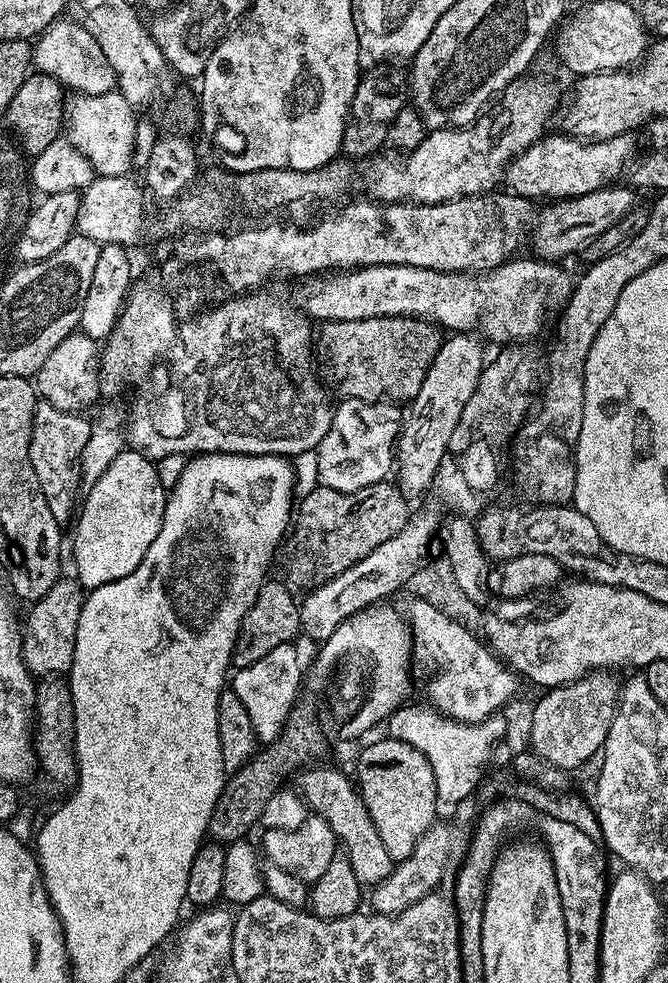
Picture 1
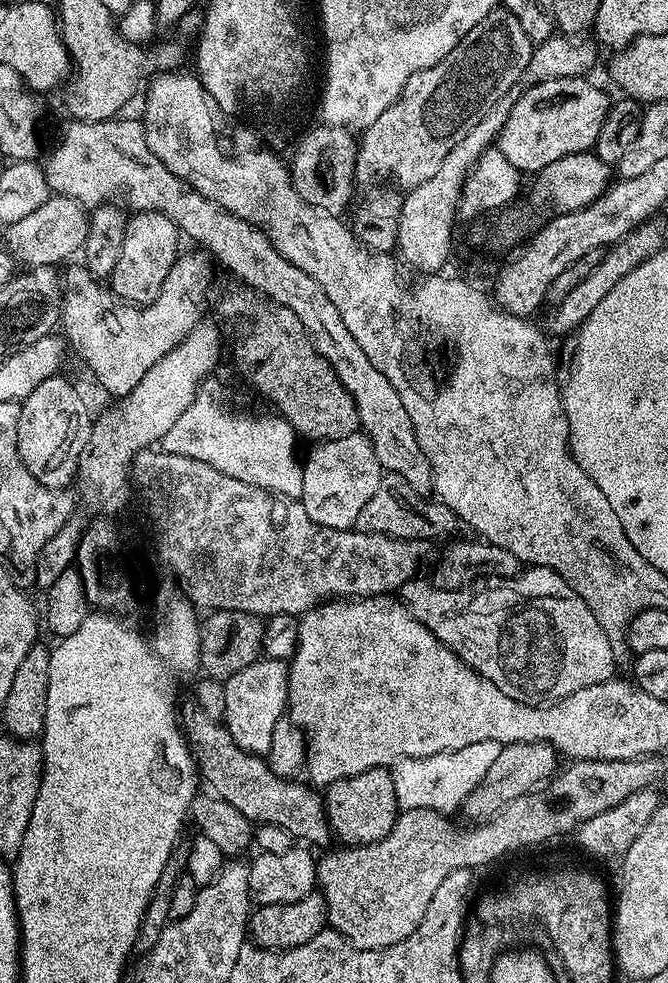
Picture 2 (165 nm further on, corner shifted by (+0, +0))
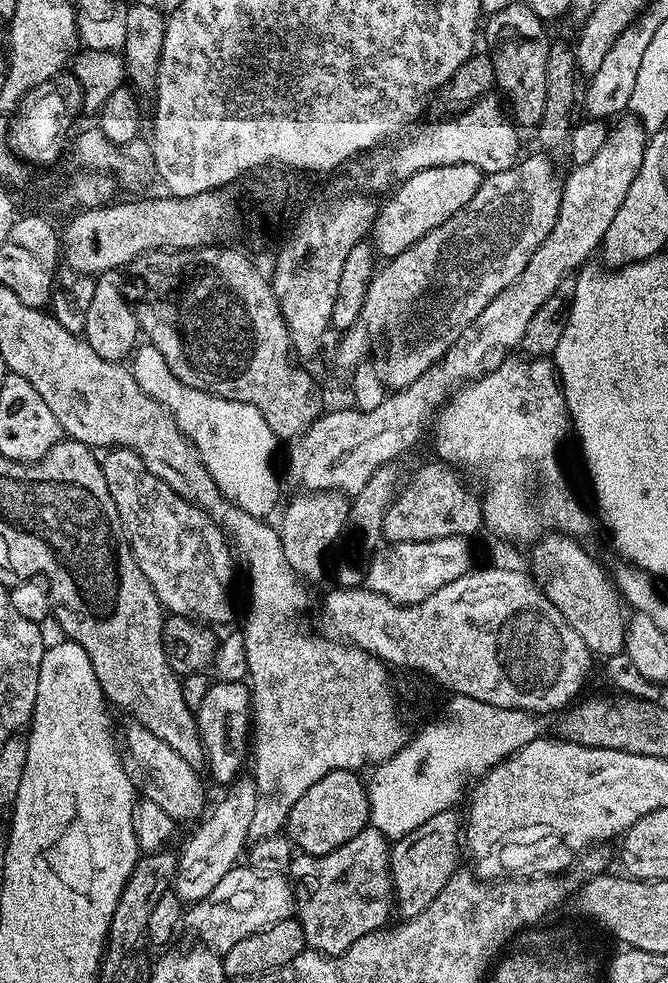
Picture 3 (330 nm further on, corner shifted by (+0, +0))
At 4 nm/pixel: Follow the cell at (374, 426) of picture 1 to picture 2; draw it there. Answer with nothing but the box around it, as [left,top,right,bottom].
[301,432,384,531]

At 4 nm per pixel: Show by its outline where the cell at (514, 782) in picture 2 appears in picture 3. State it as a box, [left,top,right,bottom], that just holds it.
[388,810,462,918]

